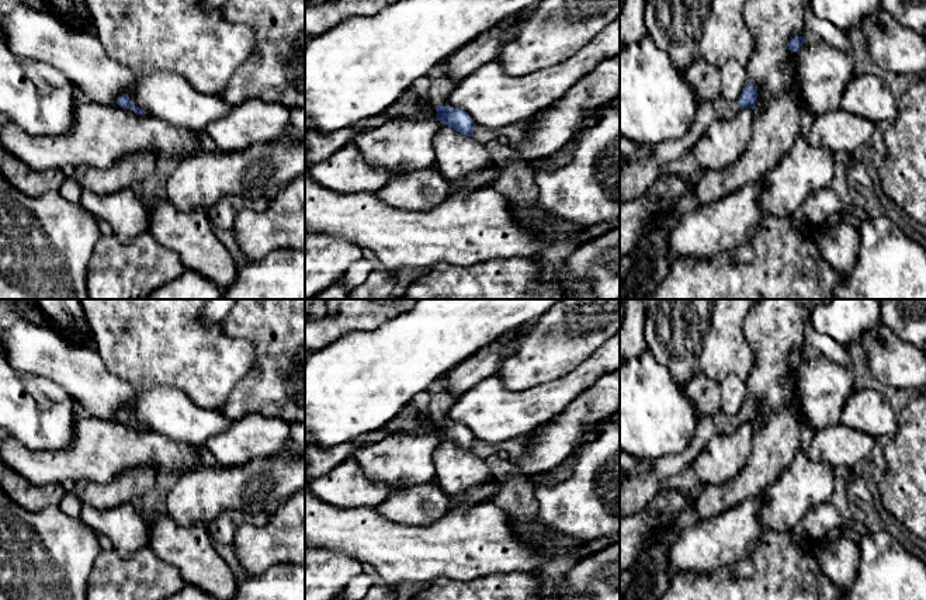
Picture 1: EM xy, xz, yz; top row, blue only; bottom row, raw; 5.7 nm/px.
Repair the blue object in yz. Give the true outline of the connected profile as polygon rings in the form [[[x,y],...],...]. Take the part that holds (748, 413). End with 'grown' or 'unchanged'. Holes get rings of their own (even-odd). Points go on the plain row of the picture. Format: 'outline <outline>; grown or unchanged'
outline [[[748,396],[738,416],[718,412],[714,416],[700,416],[690,445],[673,455],[666,455],[652,462],[644,475],[630,475],[620,483],[620,516],[638,513],[658,495],[667,479],[693,464],[705,444],[715,436],[732,434],[741,423],[756,423],[757,400]]]; grown

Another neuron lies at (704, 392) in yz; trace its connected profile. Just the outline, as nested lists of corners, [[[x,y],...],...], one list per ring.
[[[697,374],[684,388],[700,416],[714,416],[721,412],[721,382]]]

